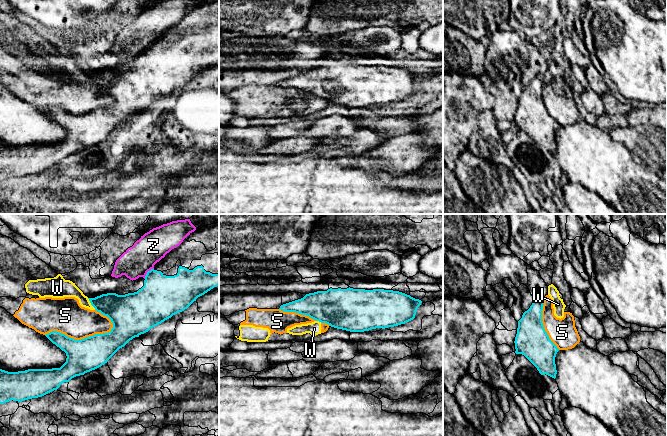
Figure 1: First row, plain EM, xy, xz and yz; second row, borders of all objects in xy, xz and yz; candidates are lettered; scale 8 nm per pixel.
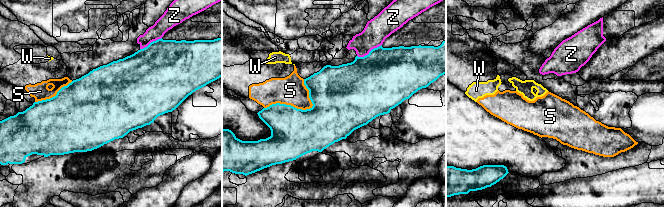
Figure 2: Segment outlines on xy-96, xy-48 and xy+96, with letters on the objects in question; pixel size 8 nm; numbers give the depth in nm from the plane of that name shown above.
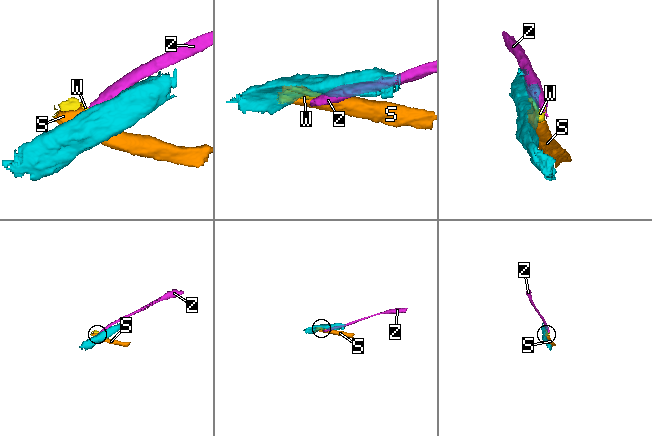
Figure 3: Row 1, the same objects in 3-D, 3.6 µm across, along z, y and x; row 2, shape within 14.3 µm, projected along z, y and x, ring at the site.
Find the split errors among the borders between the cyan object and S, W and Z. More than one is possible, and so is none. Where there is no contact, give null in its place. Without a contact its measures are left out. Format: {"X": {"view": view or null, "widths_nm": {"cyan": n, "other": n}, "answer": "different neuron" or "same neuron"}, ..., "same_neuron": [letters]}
{"S": {"view": "xy", "widths_nm": {"cyan": 260, "other": 280}, "answer": "different neuron"}, "W": {"view": "xy", "widths_nm": {"cyan": 240, "other": 140}, "answer": "different neuron"}, "Z": {"view": "xy", "widths_nm": {"cyan": 340, "other": 240}, "answer": "different neuron"}, "same_neuron": []}

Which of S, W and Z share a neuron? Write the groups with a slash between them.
S W / Z

